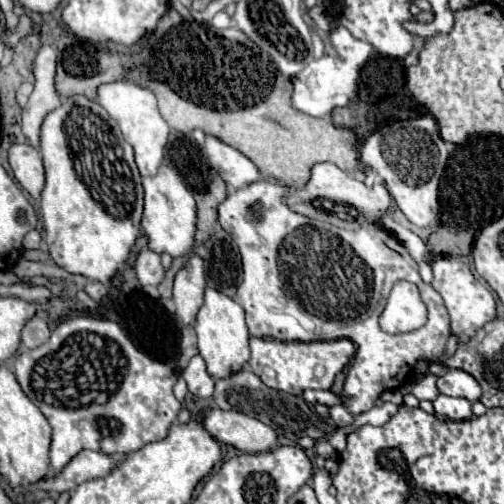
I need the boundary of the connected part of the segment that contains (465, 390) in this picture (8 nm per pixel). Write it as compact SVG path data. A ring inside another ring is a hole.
M449 369L445 375L441 375L437 379L437 389L441 395L465 397L471 403L481 397L481 387L477 387L477 381L469 373L457 369Z

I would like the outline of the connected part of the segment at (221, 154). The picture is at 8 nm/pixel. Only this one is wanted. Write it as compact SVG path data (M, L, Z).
M207 135L205 147L207 147L205 151L209 157L209 165L219 173L219 177L227 185L239 189L249 183L261 181L261 173L257 171L257 167L237 149L221 143L219 139L213 139L213 135Z

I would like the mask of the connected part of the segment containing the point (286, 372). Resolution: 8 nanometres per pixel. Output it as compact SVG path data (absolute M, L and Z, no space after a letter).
M251 337L251 371L271 389L285 391L291 395L301 395L305 389L329 389L333 379L355 355L355 345L349 339L335 341L275 341Z

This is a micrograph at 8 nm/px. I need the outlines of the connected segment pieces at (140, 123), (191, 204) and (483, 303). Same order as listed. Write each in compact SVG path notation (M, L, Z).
M109 83L99 87L97 103L117 121L123 139L131 143L141 177L153 177L165 159L165 145L169 139L169 125L165 123L165 119L161 119L157 111L155 95L149 89L139 89L131 83Z
M161 167L161 171L153 179L143 179L143 189L145 189L145 211L141 227L149 239L149 249L159 255L169 253L173 259L189 255L195 243L197 207L181 175L169 167Z
M439 257L433 261L433 275L435 279L431 281L431 287L443 297L445 307L451 317L451 333L459 337L459 343L469 341L479 327L489 323L489 319L495 319L495 297L493 293L481 285L467 263L453 259L453 257Z

